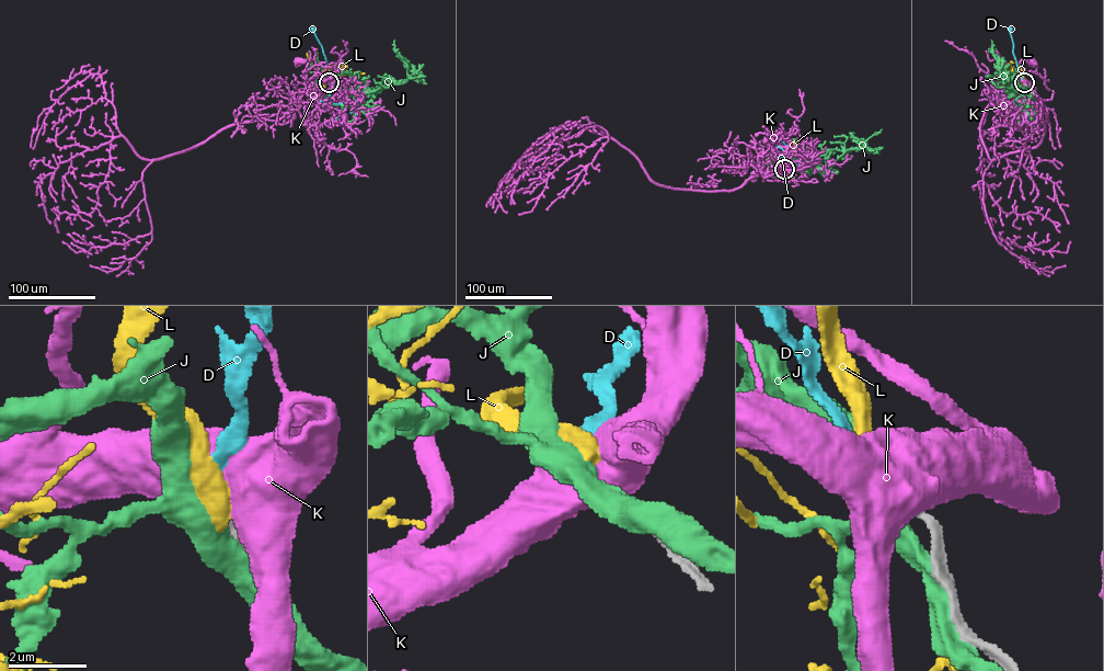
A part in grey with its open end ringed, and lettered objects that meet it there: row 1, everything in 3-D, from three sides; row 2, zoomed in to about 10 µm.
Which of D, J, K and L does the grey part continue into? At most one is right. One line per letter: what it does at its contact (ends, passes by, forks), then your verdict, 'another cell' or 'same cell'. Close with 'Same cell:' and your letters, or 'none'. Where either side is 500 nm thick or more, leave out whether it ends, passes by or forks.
D: it ends; same cell
J: it forks; another cell
K: another cell
L: another cell
Same cell: D

